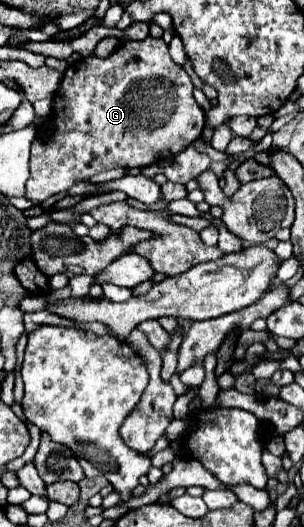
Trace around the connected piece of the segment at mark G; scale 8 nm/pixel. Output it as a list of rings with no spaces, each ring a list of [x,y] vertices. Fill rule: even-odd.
[[[161,38],[127,40],[113,50],[109,58],[87,56],[73,62],[63,74],[59,92],[53,98],[53,134],[49,140],[33,140],[31,176],[25,184],[25,198],[35,206],[47,198],[69,190],[73,184],[113,168],[145,168],[157,160],[173,158],[197,138],[205,128],[205,112],[193,98],[193,82],[179,68]]]

